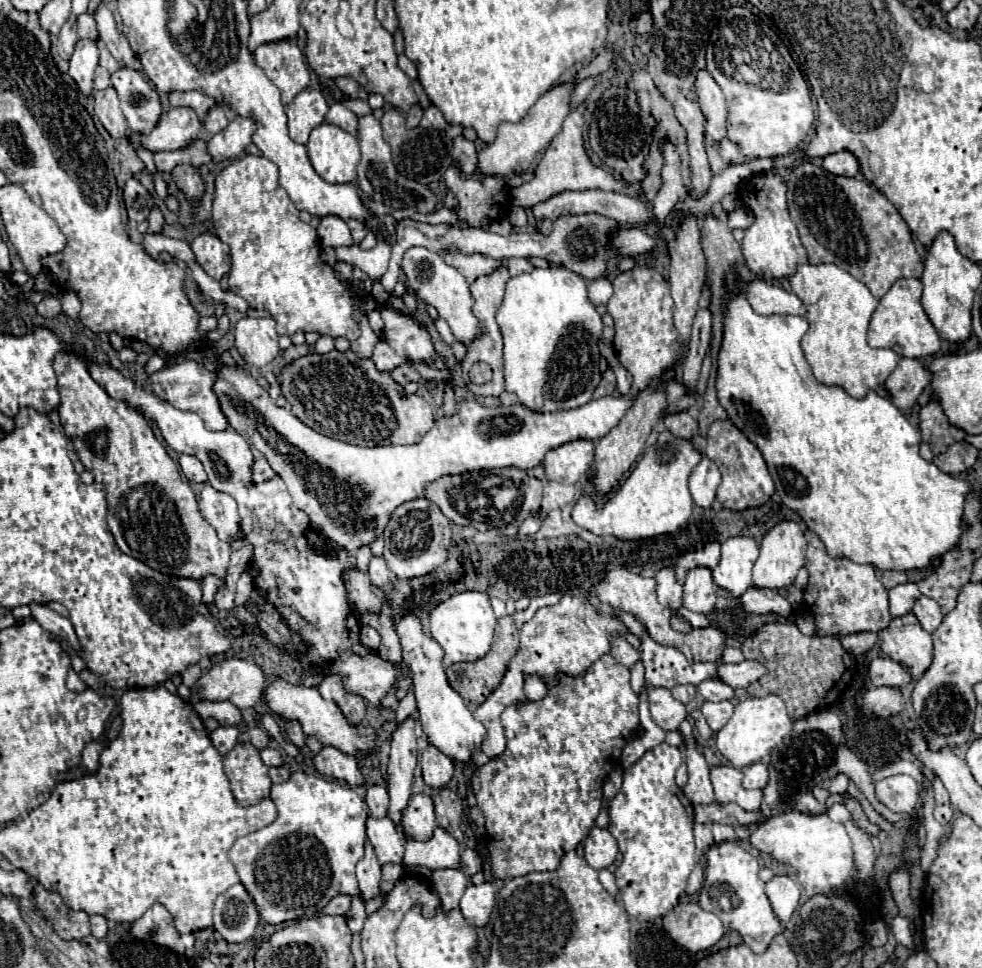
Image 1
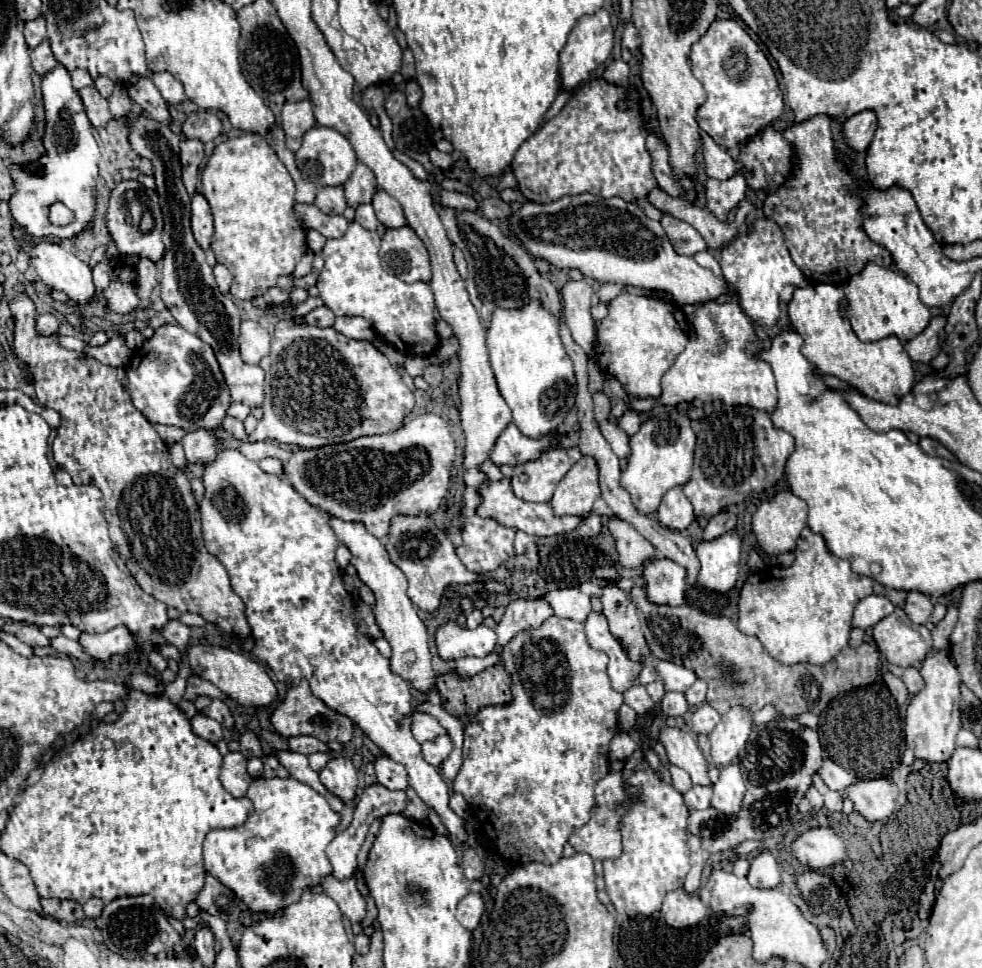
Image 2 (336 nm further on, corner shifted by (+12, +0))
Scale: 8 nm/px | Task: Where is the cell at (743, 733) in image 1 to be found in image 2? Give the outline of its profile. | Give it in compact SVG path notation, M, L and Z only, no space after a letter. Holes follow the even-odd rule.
M743 706L731 708L721 716L721 722L709 734L711 740L711 758L719 768L737 760L739 750L747 744L751 734L751 712Z

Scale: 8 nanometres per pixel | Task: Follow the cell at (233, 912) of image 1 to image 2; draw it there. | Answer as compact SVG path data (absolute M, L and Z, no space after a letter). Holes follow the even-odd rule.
M205 876L205 886L197 894L197 904L201 910L223 918L225 922L237 920L241 914L241 900L235 896L233 890L223 886L215 876Z

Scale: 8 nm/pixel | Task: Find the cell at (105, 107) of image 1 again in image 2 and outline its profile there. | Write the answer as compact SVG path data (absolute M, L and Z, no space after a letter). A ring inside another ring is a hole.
M81 88L79 90L79 96L85 104L85 112L91 120L91 124L95 128L101 128L101 126L107 126L107 122L111 120L111 114L109 114L109 104L107 100L97 92L97 88Z

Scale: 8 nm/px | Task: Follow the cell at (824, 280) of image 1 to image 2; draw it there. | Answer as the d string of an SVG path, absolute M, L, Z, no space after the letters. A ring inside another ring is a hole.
M809 284L795 290L787 312L793 328L805 340L801 348L803 356L821 374L835 376L877 402L899 404L899 400L907 396L915 384L913 360L905 352L905 344L897 336L881 342L861 342L851 330L849 320L845 320L839 312L839 304L843 300L843 290L833 284Z

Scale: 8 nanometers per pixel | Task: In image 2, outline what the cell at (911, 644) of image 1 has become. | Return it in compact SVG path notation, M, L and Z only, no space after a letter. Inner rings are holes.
M895 608L893 614L873 626L873 638L881 656L889 664L903 668L919 668L931 652L931 632L925 626L913 624L901 608Z

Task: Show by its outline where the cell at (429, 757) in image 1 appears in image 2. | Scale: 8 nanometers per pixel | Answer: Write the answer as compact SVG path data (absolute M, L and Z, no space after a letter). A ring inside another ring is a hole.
M443 734L443 736L437 736L435 740L429 740L429 742L423 744L423 758L425 758L431 766L439 768L441 762L451 754L451 750L453 750L451 738L449 738L447 734Z

